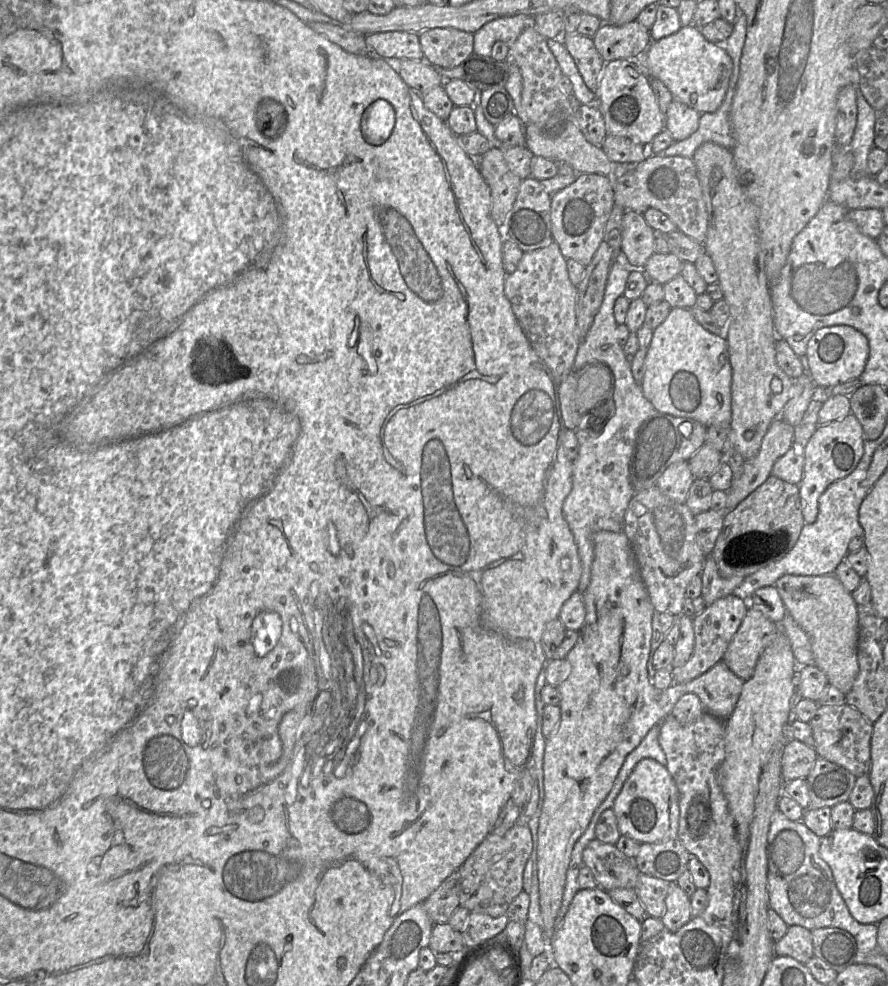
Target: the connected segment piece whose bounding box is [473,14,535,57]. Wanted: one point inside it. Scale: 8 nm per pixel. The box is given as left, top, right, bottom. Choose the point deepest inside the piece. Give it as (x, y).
(507, 29)

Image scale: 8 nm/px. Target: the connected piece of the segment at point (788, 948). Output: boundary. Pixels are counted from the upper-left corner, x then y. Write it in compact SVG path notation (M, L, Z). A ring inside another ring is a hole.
M798 925L789 926L785 935L774 943L775 956L787 956L805 964L813 955L811 931Z

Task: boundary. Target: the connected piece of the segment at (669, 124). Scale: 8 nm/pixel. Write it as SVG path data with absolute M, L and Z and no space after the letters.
M673 99L664 115L664 127L674 141L681 141L698 129L700 115L695 109Z

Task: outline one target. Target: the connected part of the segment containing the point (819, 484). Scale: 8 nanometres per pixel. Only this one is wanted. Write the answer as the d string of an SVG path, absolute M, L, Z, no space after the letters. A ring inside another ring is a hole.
M852 413L843 419L817 427L803 449L804 475L799 484L801 509L806 524L816 521L819 512L819 498L837 480L850 475L857 467L864 453L863 428Z

